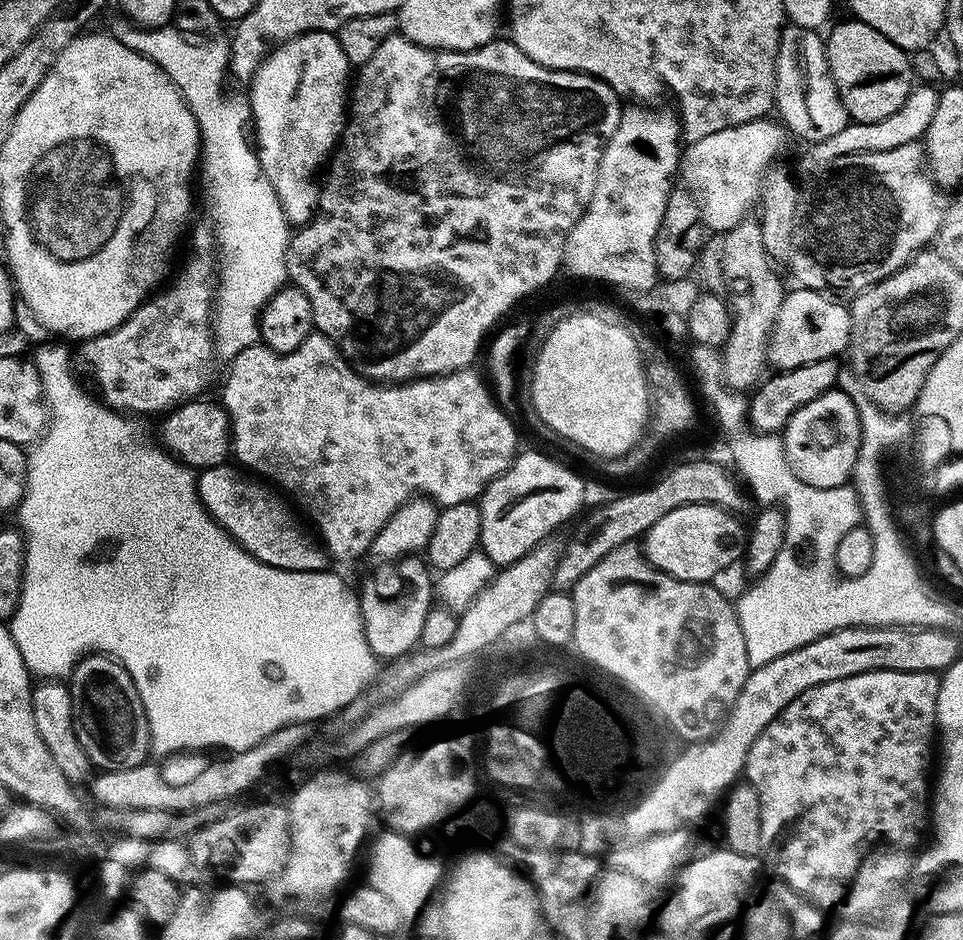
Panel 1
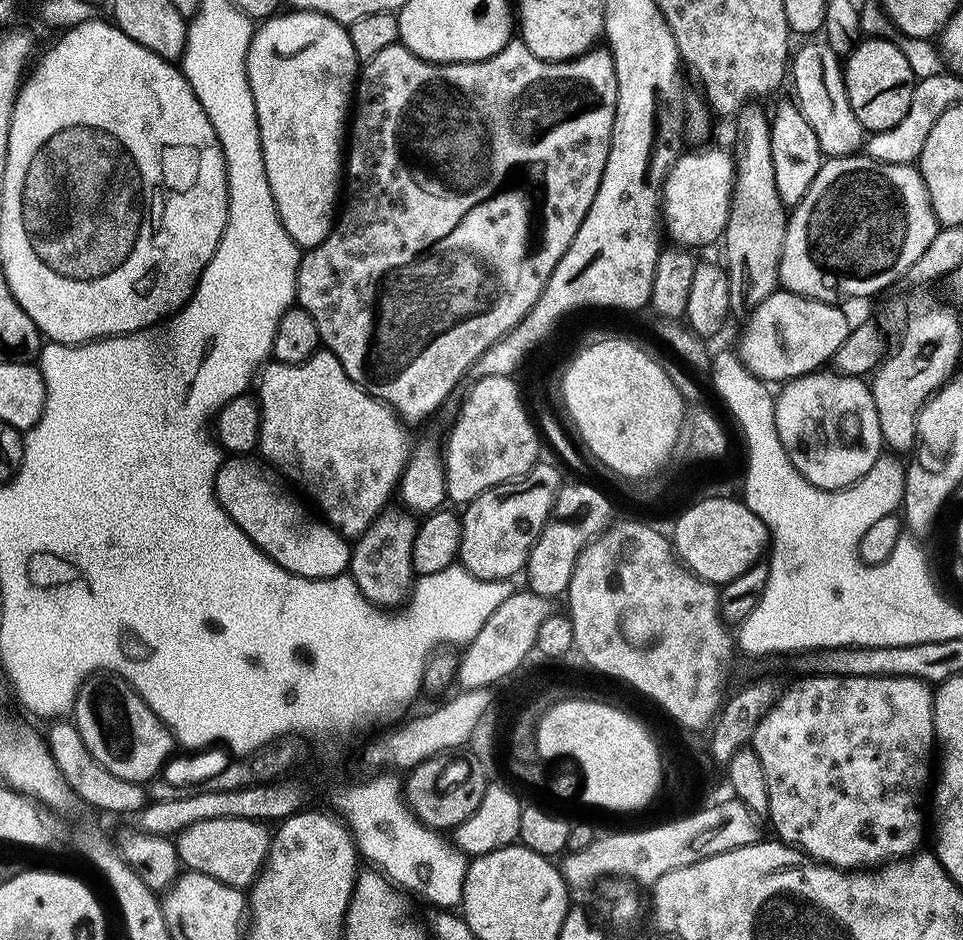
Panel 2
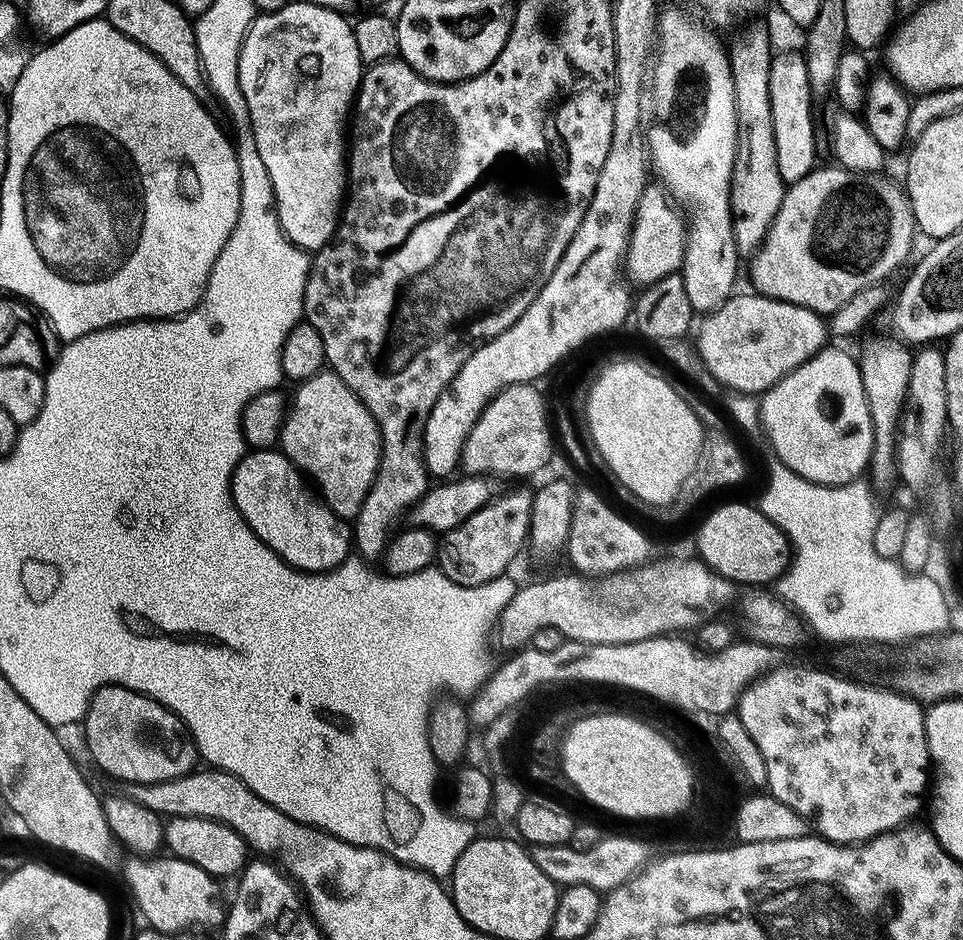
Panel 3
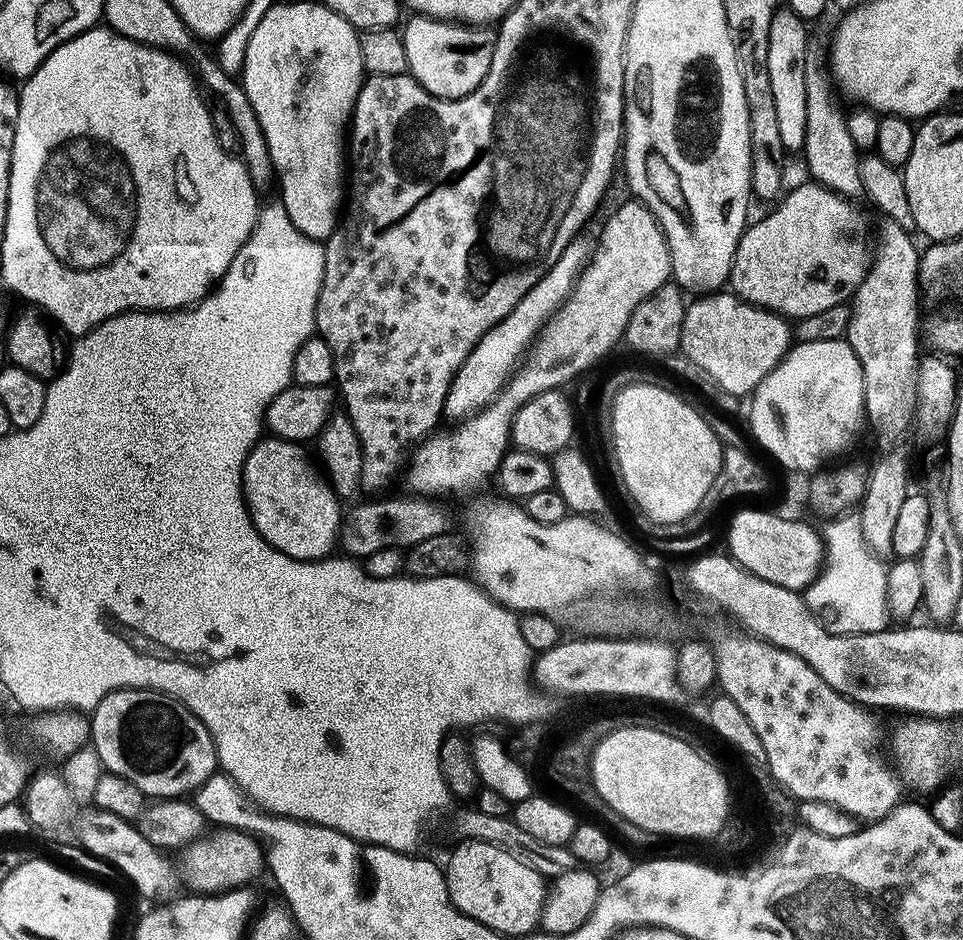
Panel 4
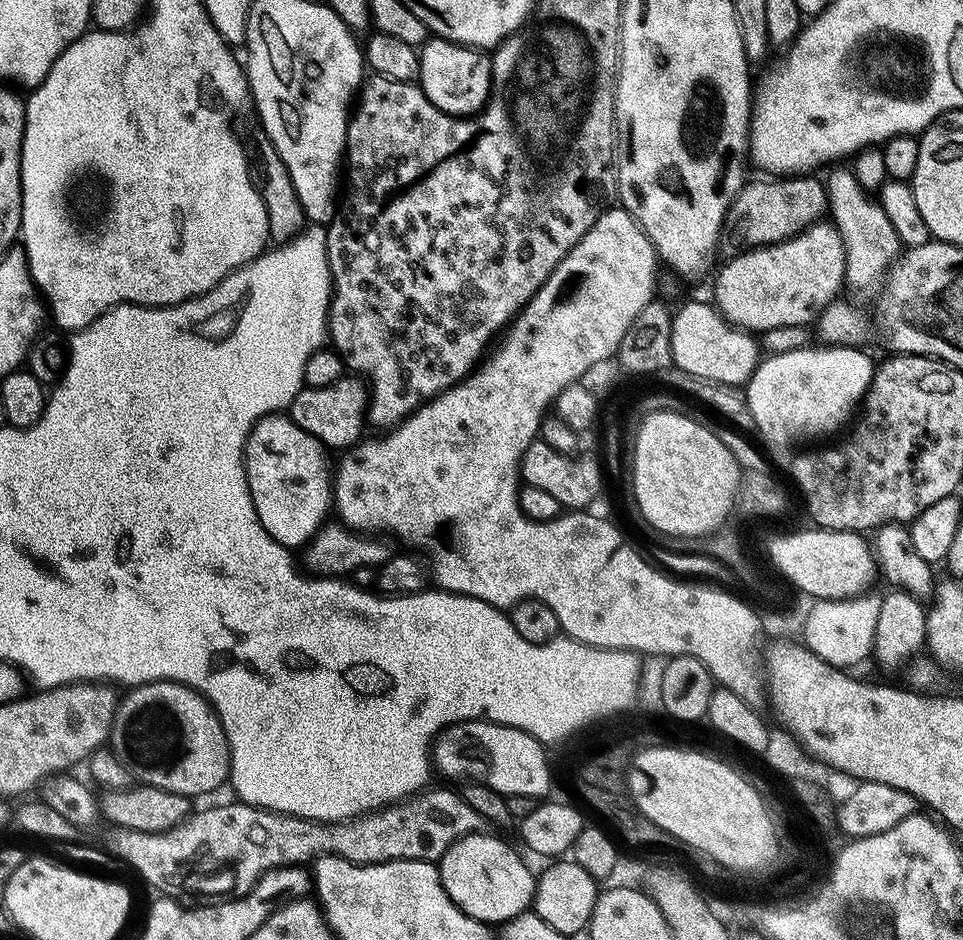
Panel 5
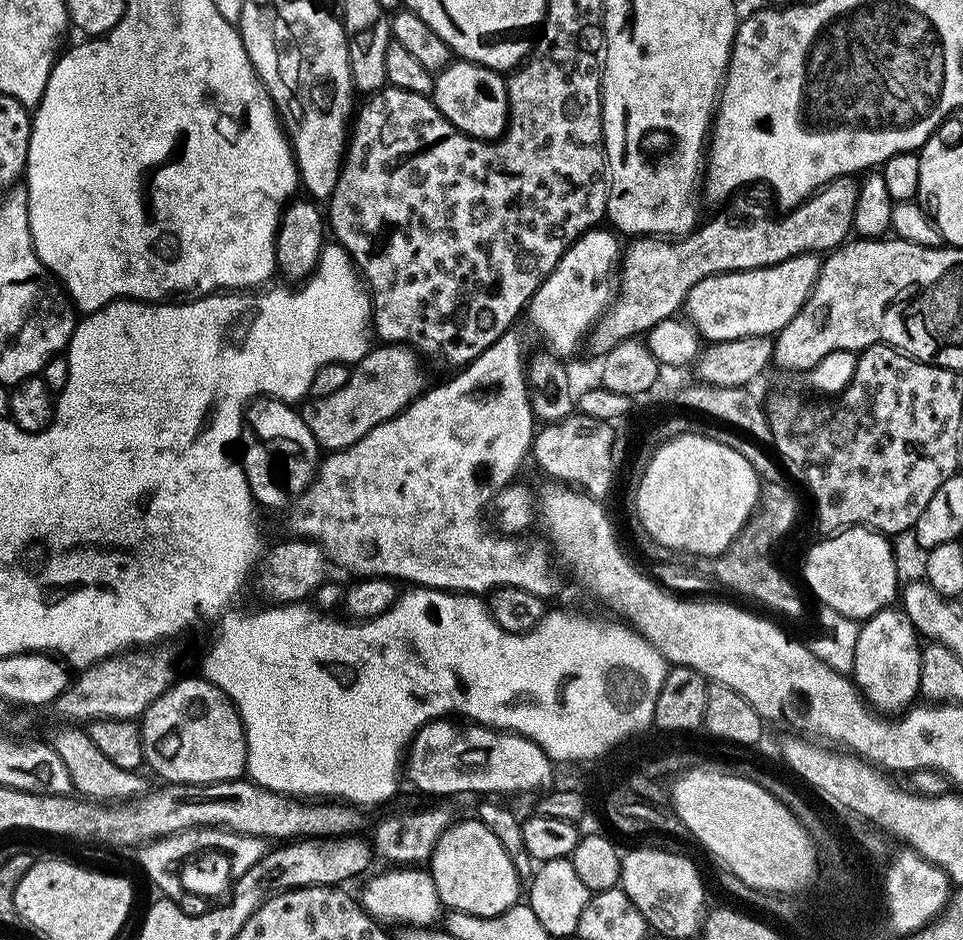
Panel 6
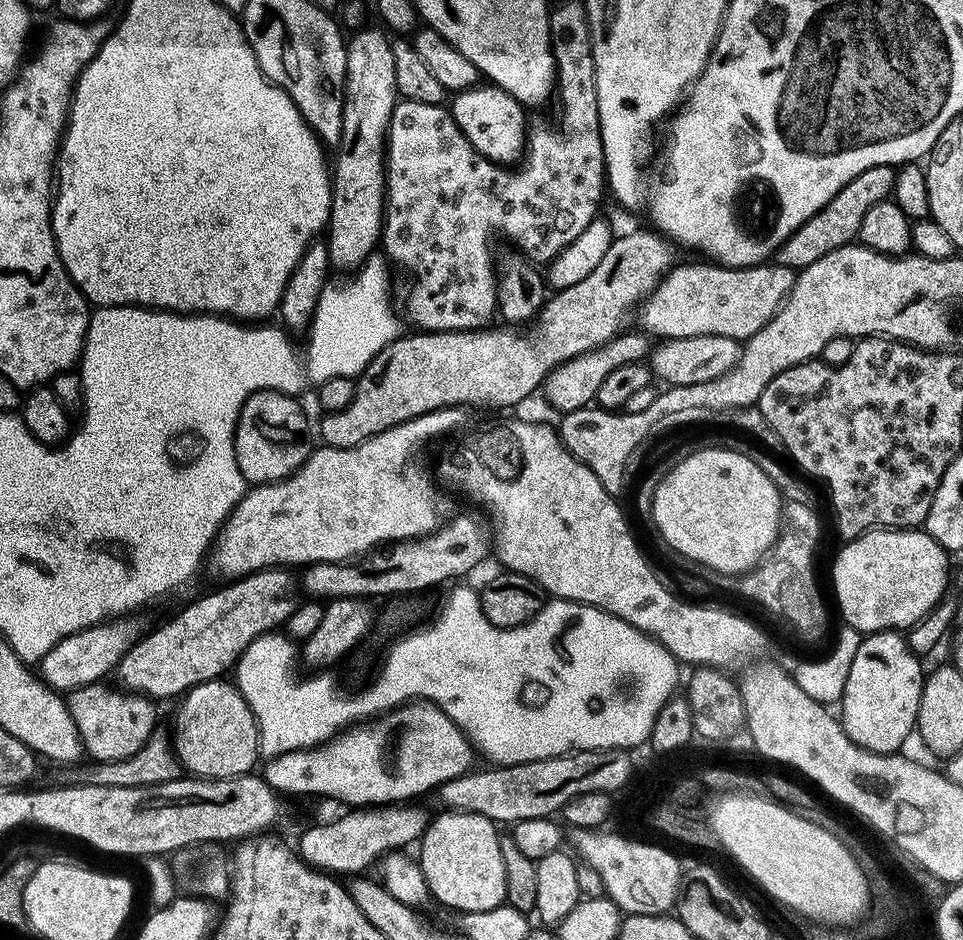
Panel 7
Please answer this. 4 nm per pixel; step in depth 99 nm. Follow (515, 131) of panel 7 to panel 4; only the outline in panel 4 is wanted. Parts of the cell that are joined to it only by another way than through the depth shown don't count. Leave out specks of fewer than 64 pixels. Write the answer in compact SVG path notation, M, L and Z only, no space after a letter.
M419 14L411 18L413 20L402 28L410 75L426 91L443 100L460 100L477 91L492 64L496 32L488 26L434 20Z

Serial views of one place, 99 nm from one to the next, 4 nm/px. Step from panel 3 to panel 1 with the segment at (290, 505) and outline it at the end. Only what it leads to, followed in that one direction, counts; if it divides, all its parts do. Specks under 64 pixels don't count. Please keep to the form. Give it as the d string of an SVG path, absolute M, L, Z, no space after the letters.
M228 462L203 469L196 482L196 493L204 503L205 510L231 534L241 548L263 564L287 572L321 571L325 567L325 549L300 529L291 510L279 500L281 497L267 483L243 474L248 475Z

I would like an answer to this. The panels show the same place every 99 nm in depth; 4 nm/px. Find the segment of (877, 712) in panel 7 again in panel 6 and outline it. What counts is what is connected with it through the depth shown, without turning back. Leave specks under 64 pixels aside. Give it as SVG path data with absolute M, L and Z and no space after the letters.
M896 606L875 612L859 627L851 679L875 711L881 714L903 713L920 696L921 637L908 615Z

